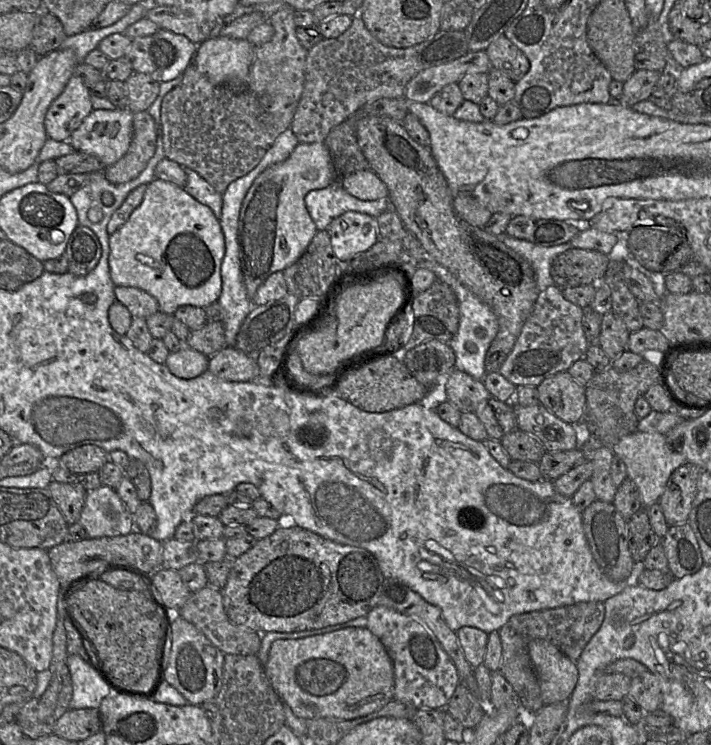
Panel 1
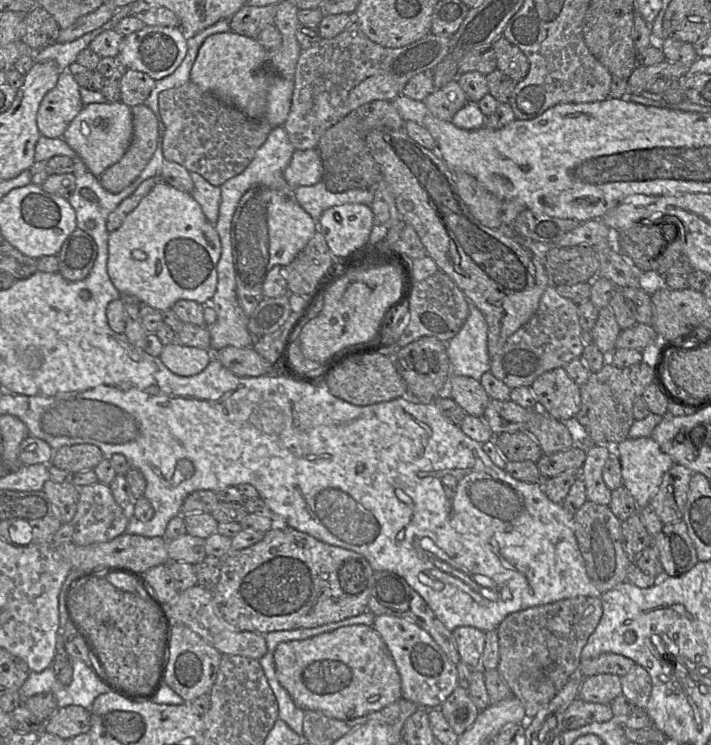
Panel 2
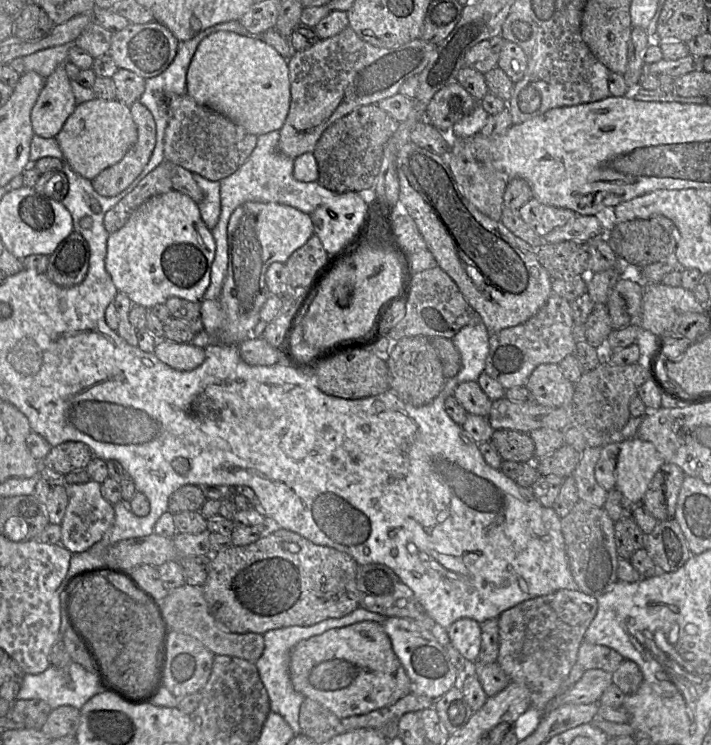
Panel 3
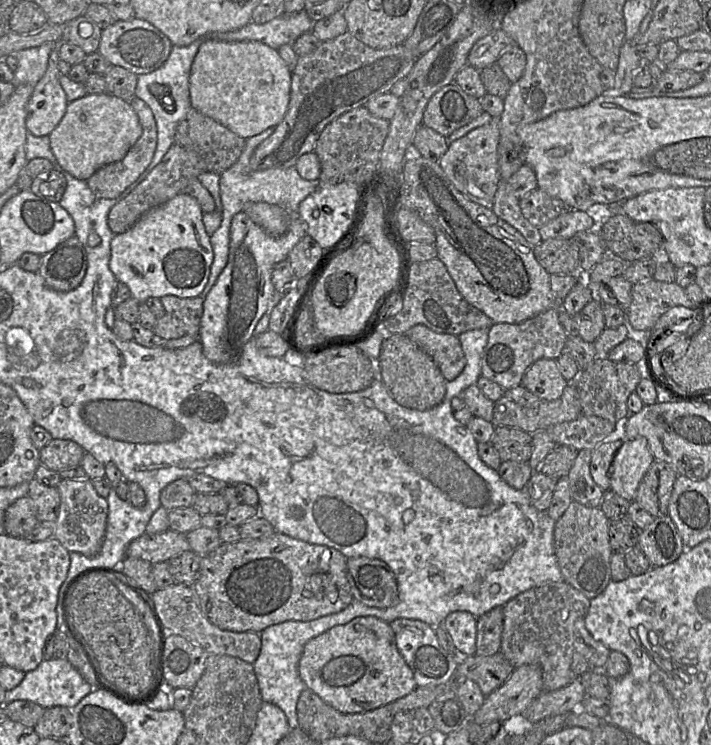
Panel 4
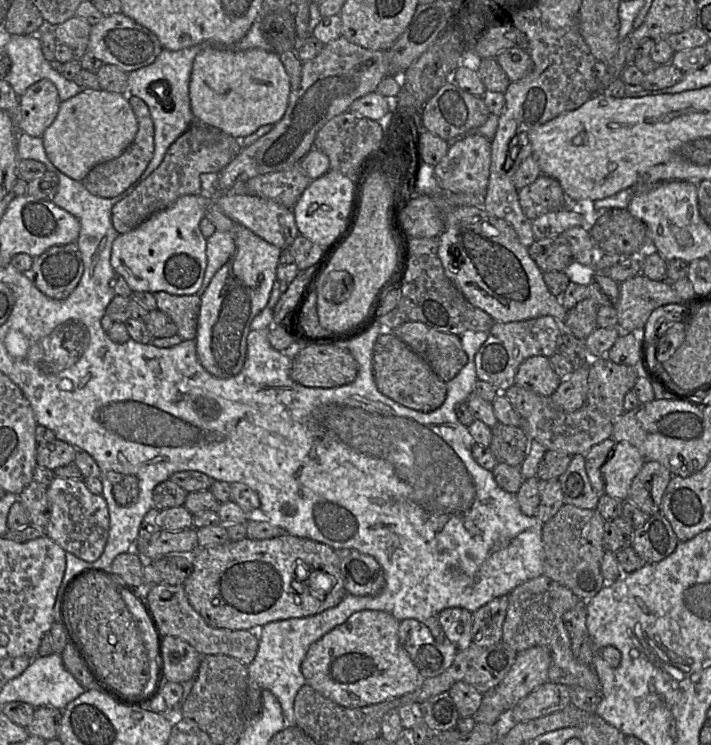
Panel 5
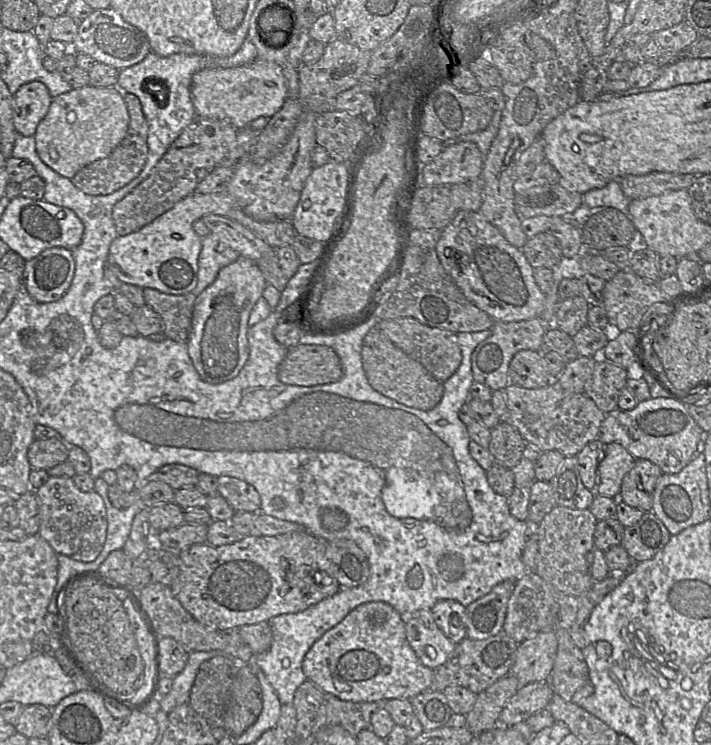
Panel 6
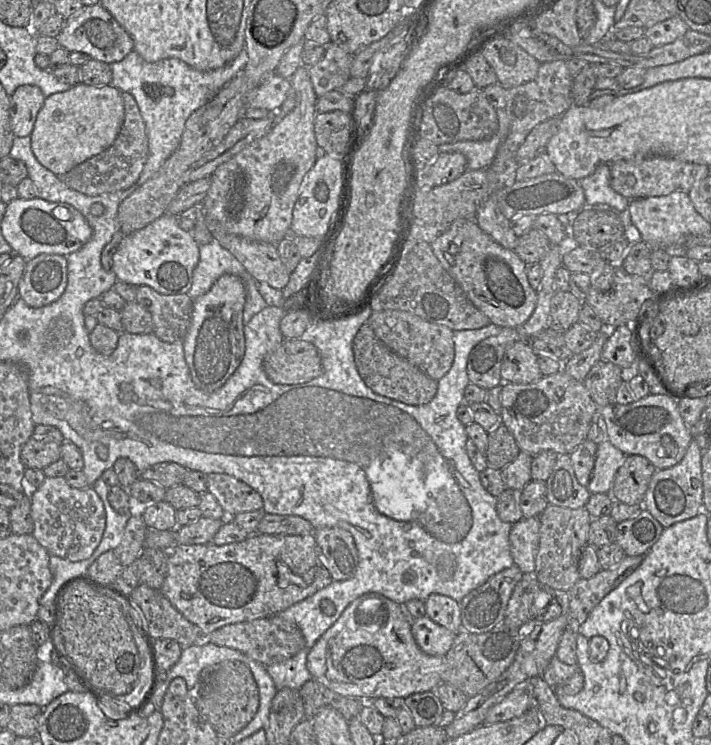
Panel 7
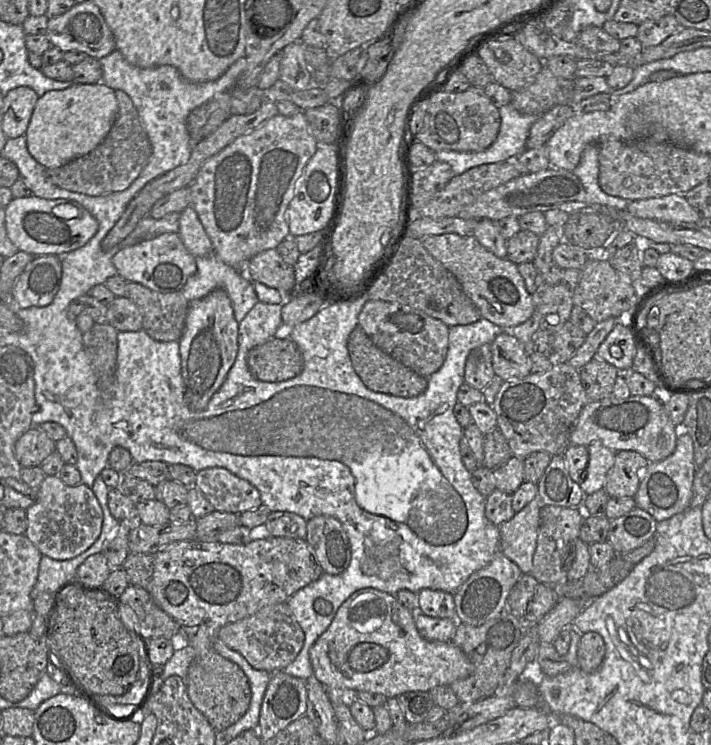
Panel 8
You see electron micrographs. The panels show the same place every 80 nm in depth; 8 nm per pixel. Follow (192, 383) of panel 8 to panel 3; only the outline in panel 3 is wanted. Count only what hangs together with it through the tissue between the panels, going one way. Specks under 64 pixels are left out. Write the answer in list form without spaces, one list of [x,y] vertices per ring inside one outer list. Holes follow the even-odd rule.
[[[246,202],[241,206],[237,207],[232,213],[229,223],[228,223],[228,270],[227,275],[223,283],[220,296],[215,300],[206,300],[201,301],[201,320],[203,323],[204,330],[207,331],[210,335],[216,338],[217,342],[223,345],[237,345],[248,339],[252,335],[252,331],[257,323],[260,321],[260,310],[265,304],[266,300],[270,297],[269,290],[267,288],[265,277],[268,267],[274,262],[286,263],[289,257],[294,251],[302,247],[308,239],[314,235],[314,226],[309,214],[306,214],[294,207],[283,205],[274,202]]]

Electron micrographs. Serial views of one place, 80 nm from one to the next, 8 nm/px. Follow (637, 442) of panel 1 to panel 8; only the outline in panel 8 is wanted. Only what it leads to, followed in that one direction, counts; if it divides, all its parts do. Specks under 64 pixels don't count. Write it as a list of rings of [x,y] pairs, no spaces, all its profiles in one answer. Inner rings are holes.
[[[600,442],[587,445],[589,460],[586,468],[586,478],[580,483],[585,495],[590,495],[604,489],[607,472],[615,462],[616,452],[607,448]]]

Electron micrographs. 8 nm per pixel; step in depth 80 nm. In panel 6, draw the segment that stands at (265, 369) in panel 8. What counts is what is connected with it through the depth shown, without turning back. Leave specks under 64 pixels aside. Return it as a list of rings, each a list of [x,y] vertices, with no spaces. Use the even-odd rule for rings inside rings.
[[[298,343],[287,348],[277,375],[284,384],[314,386],[338,381],[343,375],[343,369],[332,347]]]

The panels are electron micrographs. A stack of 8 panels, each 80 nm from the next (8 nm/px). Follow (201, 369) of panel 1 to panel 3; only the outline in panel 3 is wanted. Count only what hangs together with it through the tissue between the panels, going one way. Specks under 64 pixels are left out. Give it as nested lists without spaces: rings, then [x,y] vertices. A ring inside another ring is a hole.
[[[160,339],[153,352],[159,360],[179,371],[191,371],[206,359],[205,350],[191,343]]]

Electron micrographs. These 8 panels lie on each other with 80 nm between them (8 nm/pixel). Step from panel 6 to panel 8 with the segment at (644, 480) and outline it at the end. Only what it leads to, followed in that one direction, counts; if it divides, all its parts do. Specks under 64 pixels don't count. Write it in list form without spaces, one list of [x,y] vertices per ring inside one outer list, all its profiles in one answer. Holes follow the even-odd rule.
[[[636,451],[616,452],[615,462],[607,472],[604,490],[610,497],[634,497],[638,491],[641,471],[649,462]]]

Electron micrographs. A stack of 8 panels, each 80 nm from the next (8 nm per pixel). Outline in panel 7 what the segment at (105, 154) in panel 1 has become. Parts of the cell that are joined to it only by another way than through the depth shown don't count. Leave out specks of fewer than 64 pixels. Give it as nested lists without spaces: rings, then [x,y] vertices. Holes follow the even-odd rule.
[[[79,83],[64,92],[51,94],[45,98],[30,135],[32,152],[39,163],[55,175],[67,173],[112,145],[122,127],[124,115],[121,91],[111,84],[90,86]]]

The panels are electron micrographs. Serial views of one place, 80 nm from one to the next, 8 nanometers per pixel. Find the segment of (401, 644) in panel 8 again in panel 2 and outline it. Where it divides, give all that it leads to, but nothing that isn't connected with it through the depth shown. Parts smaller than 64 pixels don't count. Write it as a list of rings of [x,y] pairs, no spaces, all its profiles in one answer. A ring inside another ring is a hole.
[[[351,625],[303,640],[281,642],[274,651],[276,677],[294,703],[339,720],[379,711],[402,698],[401,677],[385,642],[372,626]]]

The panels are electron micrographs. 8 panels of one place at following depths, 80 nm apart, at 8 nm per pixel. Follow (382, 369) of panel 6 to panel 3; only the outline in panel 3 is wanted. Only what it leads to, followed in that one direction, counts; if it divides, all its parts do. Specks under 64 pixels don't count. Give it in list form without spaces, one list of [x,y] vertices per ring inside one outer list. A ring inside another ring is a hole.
[[[424,336],[405,337],[394,342],[386,364],[389,372],[389,390],[404,402],[414,406],[432,402],[446,382],[438,353],[432,346],[430,338]]]

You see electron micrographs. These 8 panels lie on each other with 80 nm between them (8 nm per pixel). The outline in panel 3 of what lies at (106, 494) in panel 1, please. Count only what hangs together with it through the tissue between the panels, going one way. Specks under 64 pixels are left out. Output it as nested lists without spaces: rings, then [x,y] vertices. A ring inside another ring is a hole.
[[[89,480],[86,483],[66,484],[68,505],[61,526],[61,544],[71,553],[81,553],[99,542],[113,525],[114,505],[101,492],[101,483]]]

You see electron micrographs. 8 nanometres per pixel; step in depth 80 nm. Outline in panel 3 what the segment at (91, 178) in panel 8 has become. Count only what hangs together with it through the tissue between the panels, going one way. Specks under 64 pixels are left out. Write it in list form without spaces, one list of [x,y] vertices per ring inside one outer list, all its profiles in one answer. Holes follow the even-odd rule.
[[[140,101],[134,102],[130,110],[137,127],[136,143],[118,163],[91,180],[96,193],[104,197],[124,191],[147,165],[156,145],[156,122],[150,110]]]

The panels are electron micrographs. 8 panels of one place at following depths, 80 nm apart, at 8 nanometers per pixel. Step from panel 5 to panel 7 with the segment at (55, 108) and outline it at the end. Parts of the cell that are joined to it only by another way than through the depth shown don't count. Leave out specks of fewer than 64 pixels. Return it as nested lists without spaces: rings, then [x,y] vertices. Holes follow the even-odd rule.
[[[35,85],[19,86],[10,97],[10,126],[16,137],[30,136],[45,96]]]

